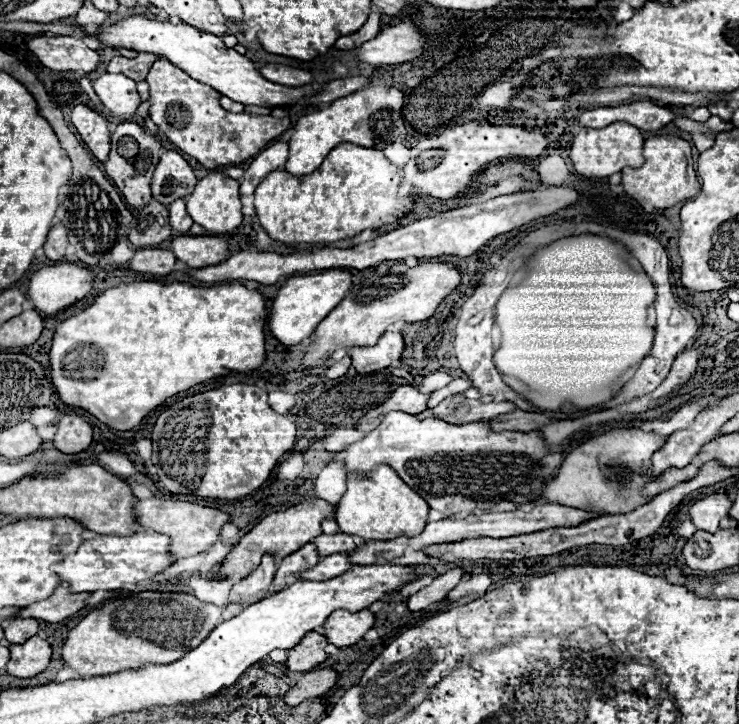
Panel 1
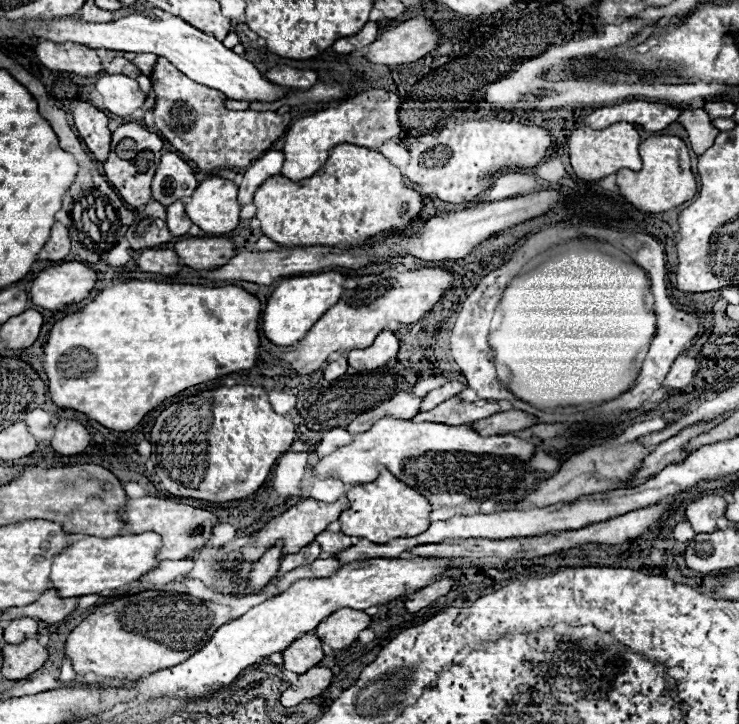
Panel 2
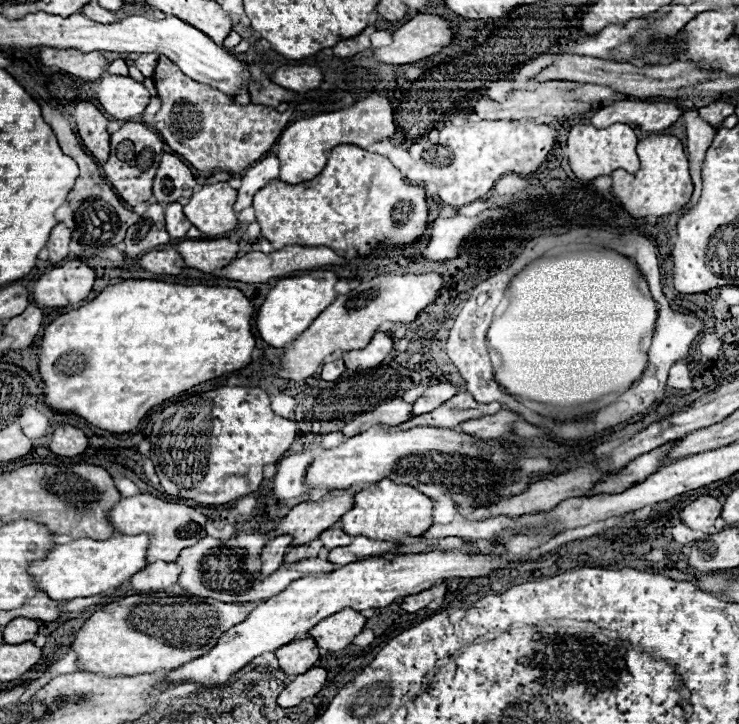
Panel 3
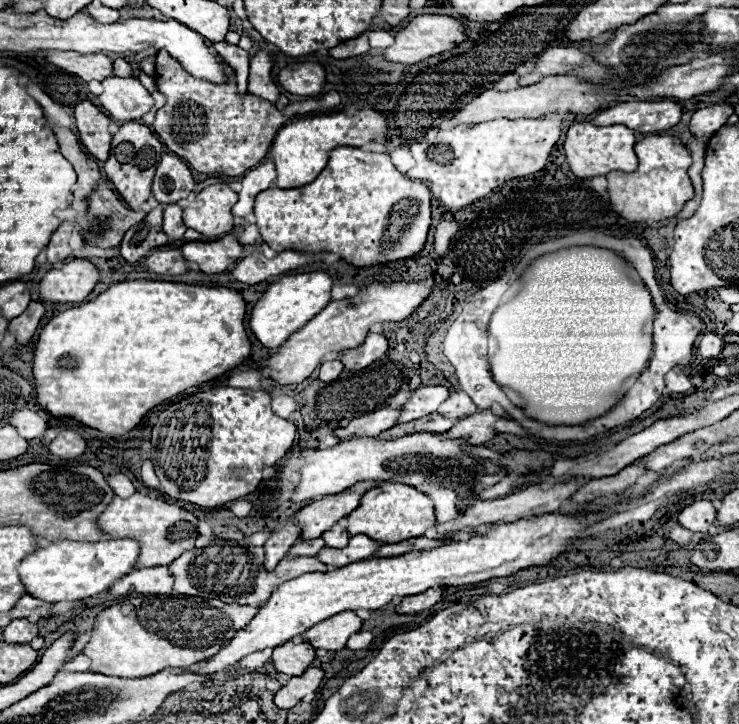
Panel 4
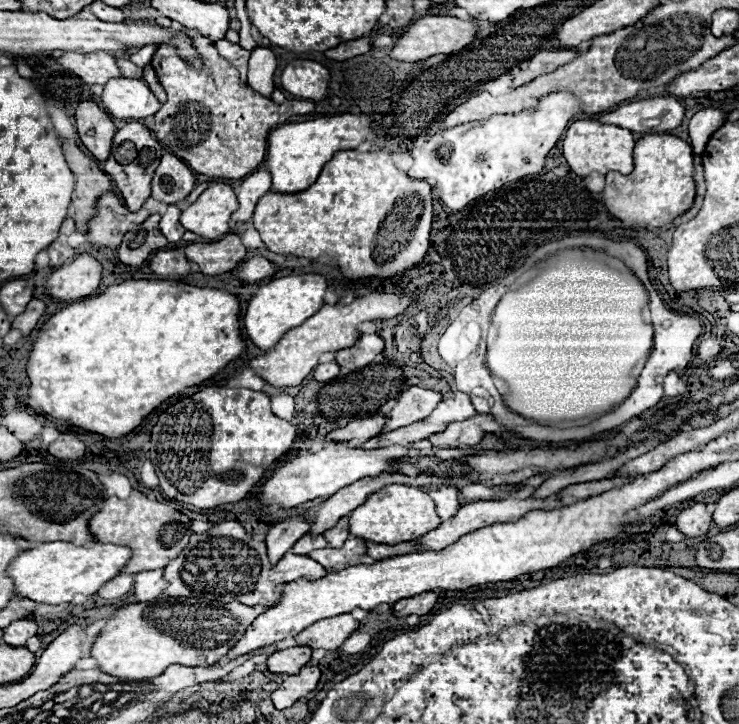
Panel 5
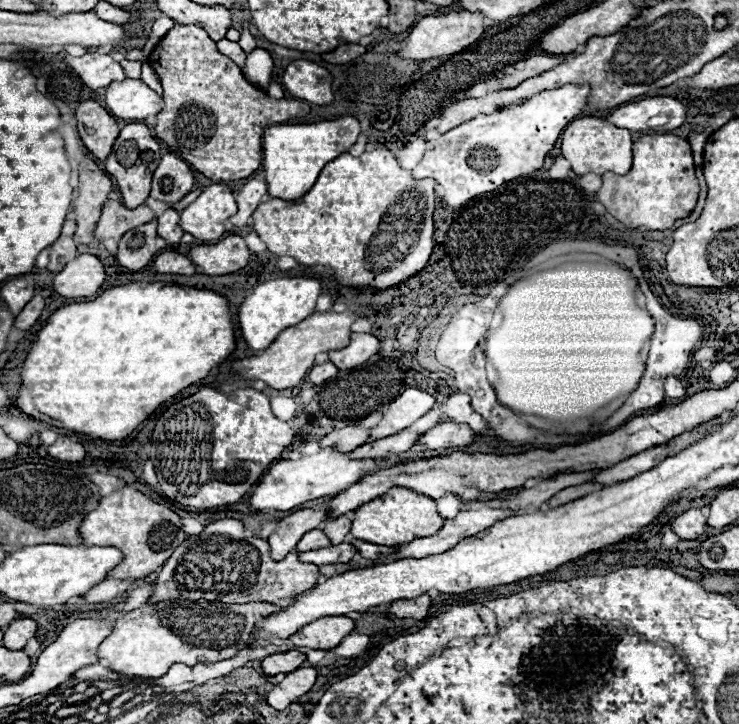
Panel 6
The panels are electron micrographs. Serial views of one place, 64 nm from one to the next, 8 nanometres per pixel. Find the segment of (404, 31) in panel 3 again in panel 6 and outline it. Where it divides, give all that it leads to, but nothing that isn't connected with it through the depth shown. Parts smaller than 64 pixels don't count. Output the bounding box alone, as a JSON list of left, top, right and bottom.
[396,12,492,60]

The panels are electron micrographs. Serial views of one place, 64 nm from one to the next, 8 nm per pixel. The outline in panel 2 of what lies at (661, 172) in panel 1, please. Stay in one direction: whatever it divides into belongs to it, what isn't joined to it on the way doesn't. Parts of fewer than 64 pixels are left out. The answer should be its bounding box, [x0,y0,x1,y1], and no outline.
[616,135,696,212]

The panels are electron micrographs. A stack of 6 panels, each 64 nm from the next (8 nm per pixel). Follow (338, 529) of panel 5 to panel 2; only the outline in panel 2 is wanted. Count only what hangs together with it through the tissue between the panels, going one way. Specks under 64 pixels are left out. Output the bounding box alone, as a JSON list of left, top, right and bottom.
[316,532,352,554]

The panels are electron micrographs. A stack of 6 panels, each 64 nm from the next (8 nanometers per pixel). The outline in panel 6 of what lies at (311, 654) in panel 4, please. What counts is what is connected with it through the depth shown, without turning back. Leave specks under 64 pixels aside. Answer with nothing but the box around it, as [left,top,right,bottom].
[262,650,306,676]

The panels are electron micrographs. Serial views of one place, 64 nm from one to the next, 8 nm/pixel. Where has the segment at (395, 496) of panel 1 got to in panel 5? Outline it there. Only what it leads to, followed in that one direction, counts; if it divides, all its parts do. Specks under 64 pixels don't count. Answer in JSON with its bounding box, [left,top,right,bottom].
[350,484,440,544]

